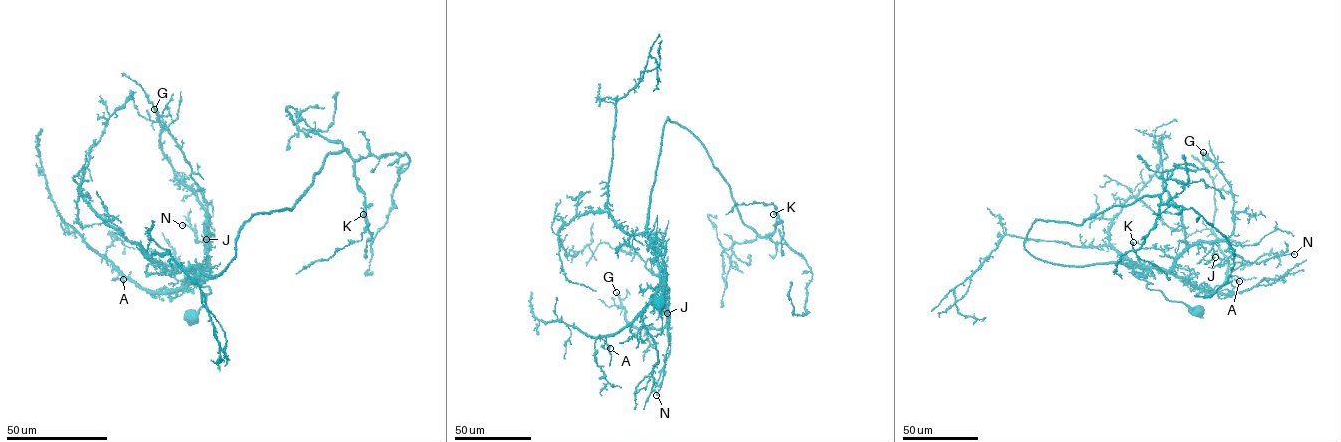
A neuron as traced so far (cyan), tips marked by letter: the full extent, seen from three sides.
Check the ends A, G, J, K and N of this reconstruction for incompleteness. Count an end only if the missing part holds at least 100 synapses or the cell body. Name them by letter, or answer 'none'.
G

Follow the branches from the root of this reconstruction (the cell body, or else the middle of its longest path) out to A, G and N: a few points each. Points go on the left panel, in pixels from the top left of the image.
A: (194, 319), (210, 292), (192, 270), (197, 265), (186, 285), (163, 292), (120, 273), (115, 278), (123, 279)
G: (194, 319), (210, 293), (192, 268), (206, 262), (208, 218), (163, 152), (154, 109)
N: (194, 319), (210, 293), (192, 268), (206, 262), (208, 217), (201, 241), (182, 225)

